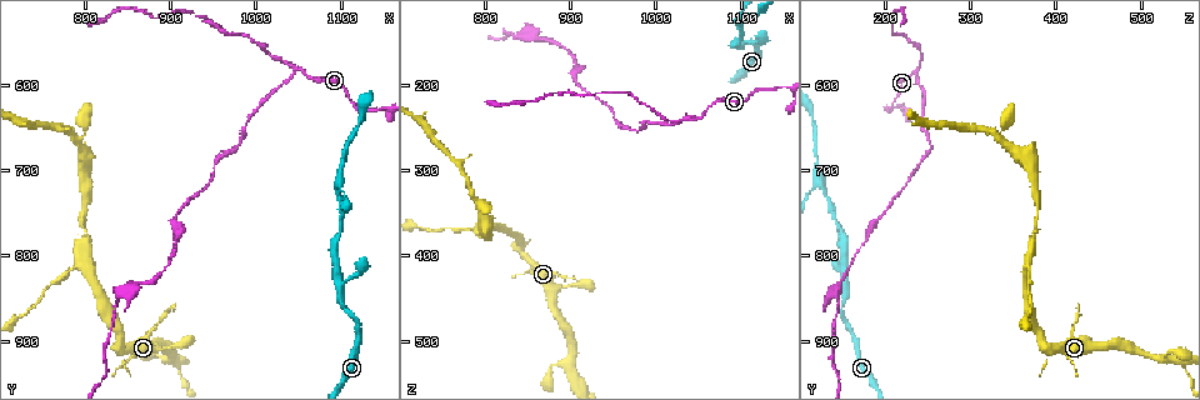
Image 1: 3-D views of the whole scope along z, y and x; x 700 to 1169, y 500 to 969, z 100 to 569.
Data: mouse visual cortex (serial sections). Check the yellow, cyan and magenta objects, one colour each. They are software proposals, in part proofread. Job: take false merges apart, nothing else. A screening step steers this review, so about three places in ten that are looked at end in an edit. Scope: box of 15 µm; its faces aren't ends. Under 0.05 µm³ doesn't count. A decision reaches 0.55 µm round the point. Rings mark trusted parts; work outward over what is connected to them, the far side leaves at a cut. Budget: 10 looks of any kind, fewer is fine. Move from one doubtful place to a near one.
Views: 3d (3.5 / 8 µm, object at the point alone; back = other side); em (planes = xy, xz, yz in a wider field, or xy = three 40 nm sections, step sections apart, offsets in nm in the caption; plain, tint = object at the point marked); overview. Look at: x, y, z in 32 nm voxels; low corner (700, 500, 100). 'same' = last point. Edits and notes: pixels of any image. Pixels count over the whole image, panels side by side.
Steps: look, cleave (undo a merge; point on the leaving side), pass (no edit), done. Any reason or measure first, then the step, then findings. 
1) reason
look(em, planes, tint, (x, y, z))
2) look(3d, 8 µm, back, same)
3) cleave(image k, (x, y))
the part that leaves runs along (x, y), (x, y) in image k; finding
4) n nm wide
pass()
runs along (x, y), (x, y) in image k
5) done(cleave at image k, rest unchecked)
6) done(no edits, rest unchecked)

look(3d, 3.5 µm, (875, 910, 530))

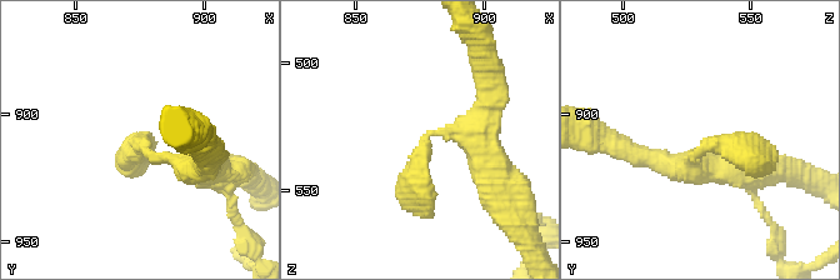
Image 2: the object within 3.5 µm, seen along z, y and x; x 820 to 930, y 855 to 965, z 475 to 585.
need the tissue
look(em, xy, step 1, tint, (876, 912, 534))

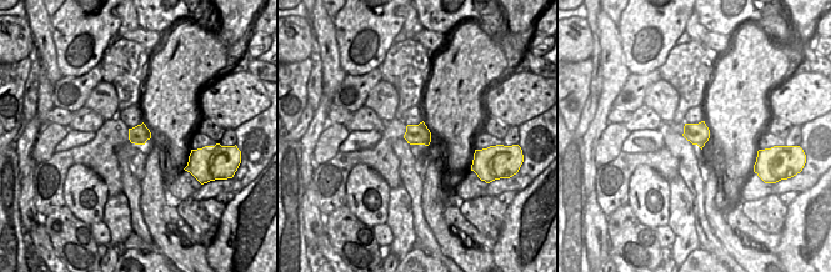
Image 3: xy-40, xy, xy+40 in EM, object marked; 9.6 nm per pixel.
look(em, planes, tint, same)

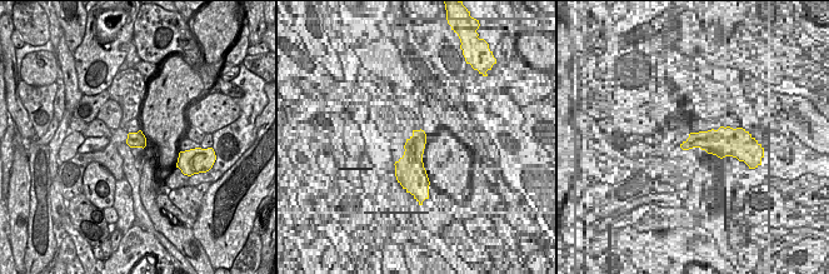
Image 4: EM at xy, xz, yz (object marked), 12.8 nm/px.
pass()
runs along (679, 168), (708, 144), (775, 163) in image 2; continuous, no second cell

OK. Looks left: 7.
sharp bend
look(3d, 8 µm, (840, 910, 395))

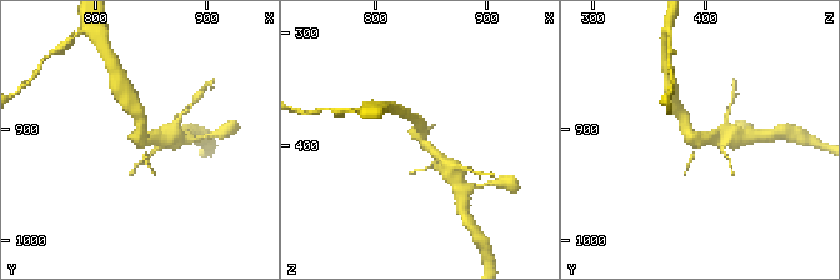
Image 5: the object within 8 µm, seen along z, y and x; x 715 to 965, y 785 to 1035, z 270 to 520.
look(em, xy, step 2, tint, (840, 908, 392))

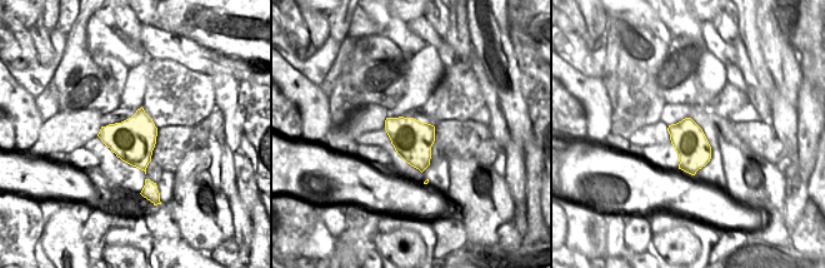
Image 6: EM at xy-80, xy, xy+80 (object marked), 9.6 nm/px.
pass()
runs along (446, 161), (421, 140), (415, 118) in image 5; continuous, no second cell

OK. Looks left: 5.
branch point
look(3d, 8 µm, (795, 810, 365))

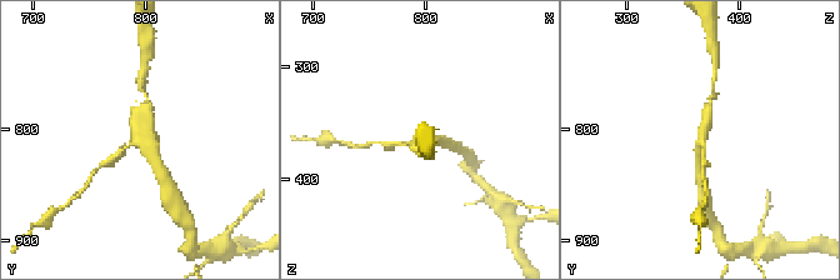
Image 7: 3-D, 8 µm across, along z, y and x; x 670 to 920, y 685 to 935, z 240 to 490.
3 arms; arms of 100, 300, 300 nm; shape alone is not enough
look(em, planes, tint, (796, 810, 366))

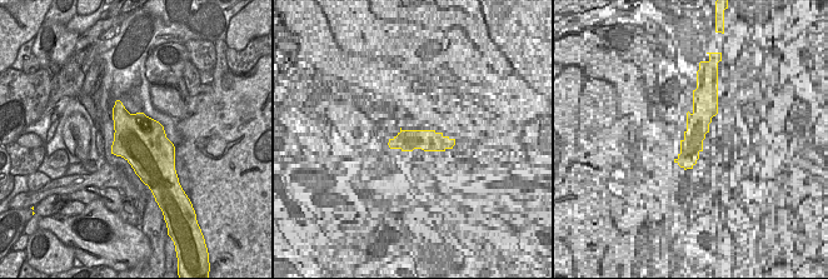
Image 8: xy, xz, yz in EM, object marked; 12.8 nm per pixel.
cleave(image 7, (90, 178))
the part that leaves runs along (398, 144), (373, 141), (361, 146) in image 7; two cells meet here

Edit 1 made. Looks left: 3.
look(overview)

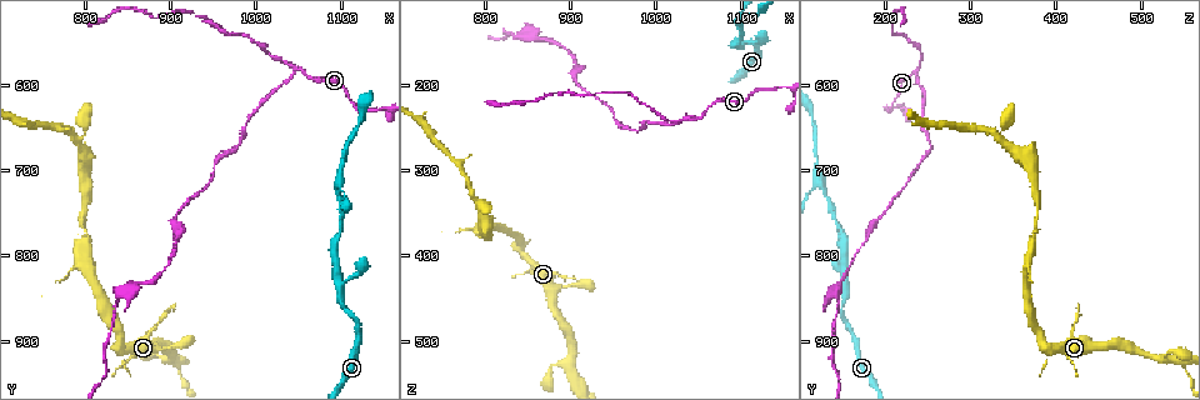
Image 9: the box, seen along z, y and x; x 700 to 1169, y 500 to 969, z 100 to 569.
narrows sharply
look(3d, 8 µm, (1095, 835, 150))

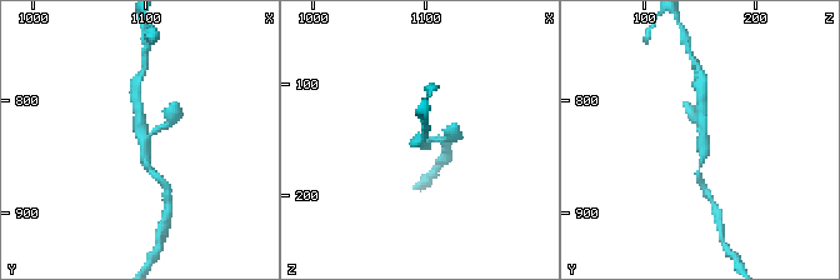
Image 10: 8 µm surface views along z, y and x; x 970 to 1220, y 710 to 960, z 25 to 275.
3 arms; arms of 150, 150, 300 nm; now the EM
look(em, xy, step 2, tint, (1098, 836, 152))

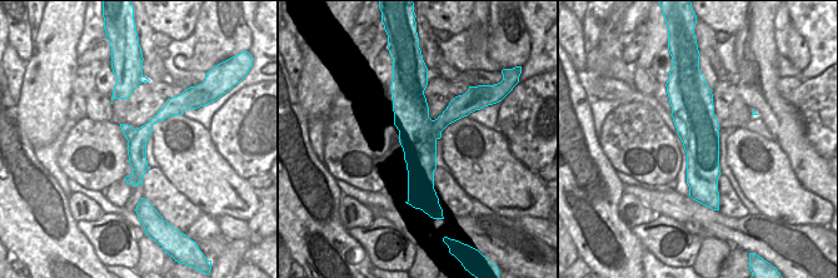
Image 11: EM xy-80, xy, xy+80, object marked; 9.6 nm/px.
cleave(image 10, (691, 115))
the part that leaves runs along (150, 135), (171, 120), (175, 101) in image 10; two cells meet here

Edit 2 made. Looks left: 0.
done(cleave at image 7, cleave at image 10, rest unchecked)

